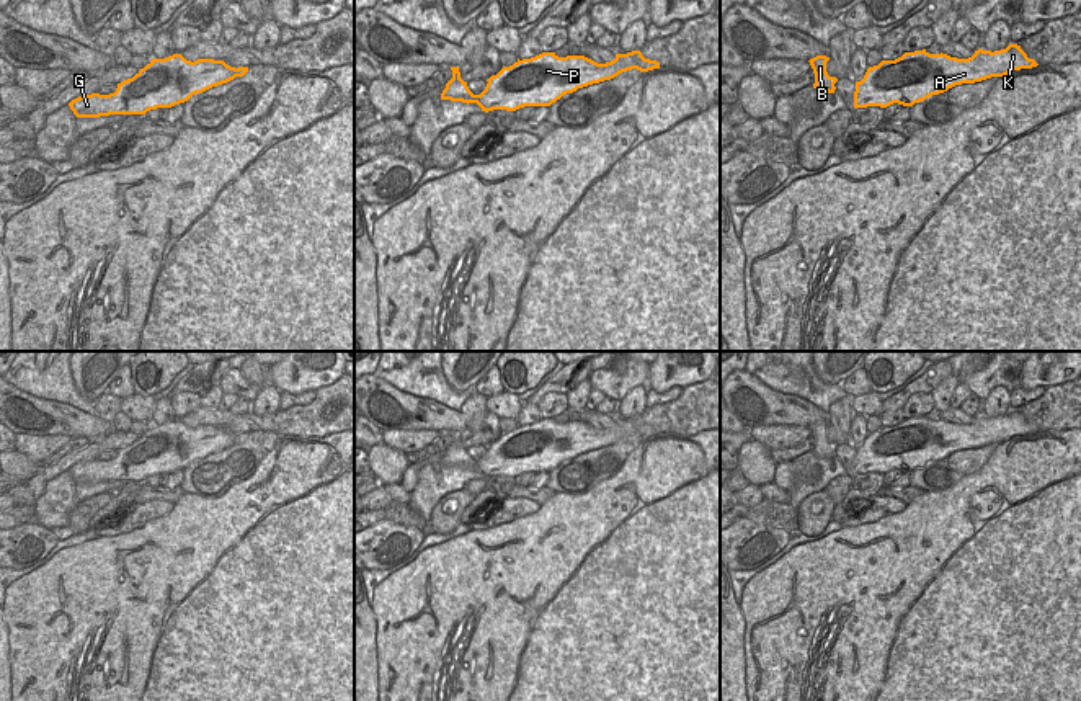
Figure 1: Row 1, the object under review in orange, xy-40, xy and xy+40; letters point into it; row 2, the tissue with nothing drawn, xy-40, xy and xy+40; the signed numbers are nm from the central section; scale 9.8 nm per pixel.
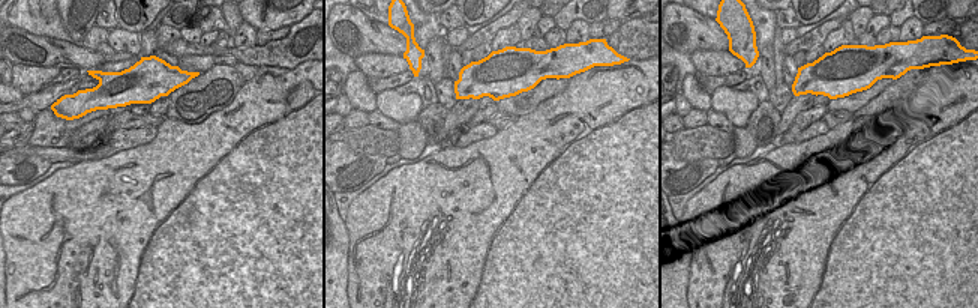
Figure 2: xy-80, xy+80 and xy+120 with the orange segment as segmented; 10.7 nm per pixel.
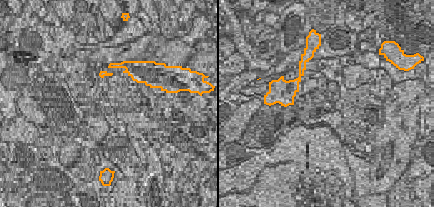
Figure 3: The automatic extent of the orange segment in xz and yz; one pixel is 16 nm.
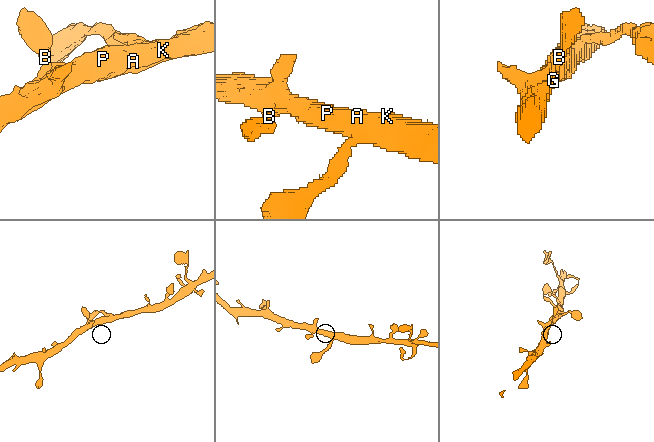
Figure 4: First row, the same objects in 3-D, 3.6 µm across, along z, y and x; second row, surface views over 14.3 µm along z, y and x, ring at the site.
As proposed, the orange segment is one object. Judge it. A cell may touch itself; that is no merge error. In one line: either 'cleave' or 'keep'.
keep

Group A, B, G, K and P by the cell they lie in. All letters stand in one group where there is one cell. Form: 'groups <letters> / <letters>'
groups A B G K P

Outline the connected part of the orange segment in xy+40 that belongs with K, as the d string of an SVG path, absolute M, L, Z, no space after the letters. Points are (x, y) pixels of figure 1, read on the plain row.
M1017 410L994 418L978 415L968 425L929 420L926 415L905 418L895 426L882 426L867 435L864 444L856 448L854 474L887 474L893 469L913 472L955 451L1004 443L1037 431Z

